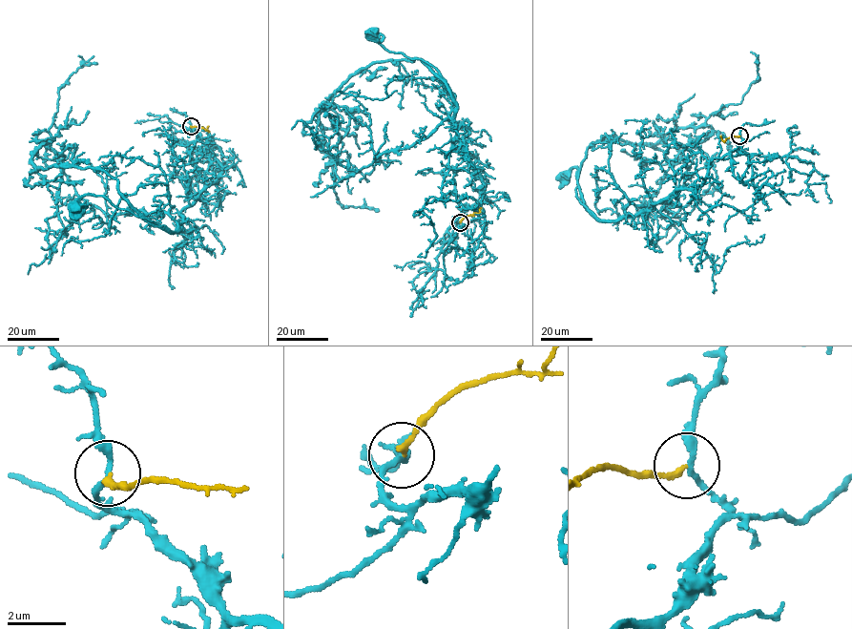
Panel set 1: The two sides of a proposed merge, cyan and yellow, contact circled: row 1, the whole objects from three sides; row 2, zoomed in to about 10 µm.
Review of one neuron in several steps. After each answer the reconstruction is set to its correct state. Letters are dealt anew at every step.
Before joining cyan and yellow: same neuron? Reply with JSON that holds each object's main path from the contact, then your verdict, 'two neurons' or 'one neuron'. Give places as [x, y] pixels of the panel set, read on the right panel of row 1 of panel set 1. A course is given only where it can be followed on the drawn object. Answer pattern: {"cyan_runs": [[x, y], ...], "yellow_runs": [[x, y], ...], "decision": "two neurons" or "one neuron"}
{"cyan_runs": [[739, 136], [739, 147], [711, 161], [700, 184], [631, 217], [596, 220], [576, 194], [578, 168], [562, 178]], "yellow_runs": [[739, 136], [723, 141], [720, 136]], "decision": "two neurons"}

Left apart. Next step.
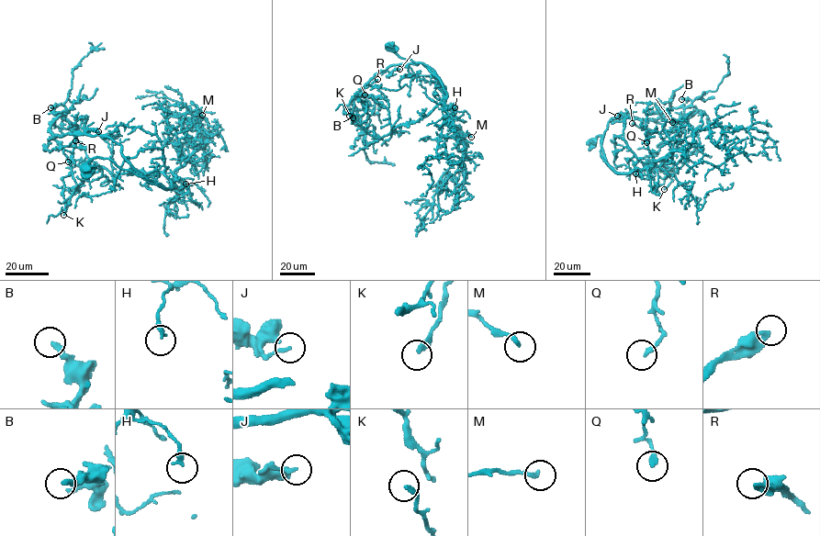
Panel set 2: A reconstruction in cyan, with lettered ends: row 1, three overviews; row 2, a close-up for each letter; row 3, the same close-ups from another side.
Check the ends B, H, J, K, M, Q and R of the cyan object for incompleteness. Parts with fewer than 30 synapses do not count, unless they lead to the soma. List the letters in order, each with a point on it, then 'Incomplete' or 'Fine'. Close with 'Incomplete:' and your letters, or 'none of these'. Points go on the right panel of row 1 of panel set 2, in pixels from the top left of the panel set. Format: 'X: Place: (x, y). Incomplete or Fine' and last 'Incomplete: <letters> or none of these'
B: Place: (681, 99). Fine
H: Place: (635, 173). Fine
J: Place: (617, 116). Fine
K: Place: (664, 189). Fine
M: Place: (672, 122). Fine
Q: Place: (646, 142). Fine
R: Place: (632, 123). Fine
Incomplete: none of these

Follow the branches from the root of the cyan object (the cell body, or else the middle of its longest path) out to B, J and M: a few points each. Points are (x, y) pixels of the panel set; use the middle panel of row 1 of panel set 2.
B: (388, 46), (400, 57), (424, 63), (435, 73), (419, 62), (383, 69), (353, 101), (362, 129), (353, 117)
J: (388, 46), (400, 57), (424, 63), (435, 73), (419, 62), (393, 64), (386, 70), (389, 72), (399, 69)
M: (388, 46), (401, 58), (432, 68), (446, 94), (444, 122), (460, 139), (455, 125), (471, 137)

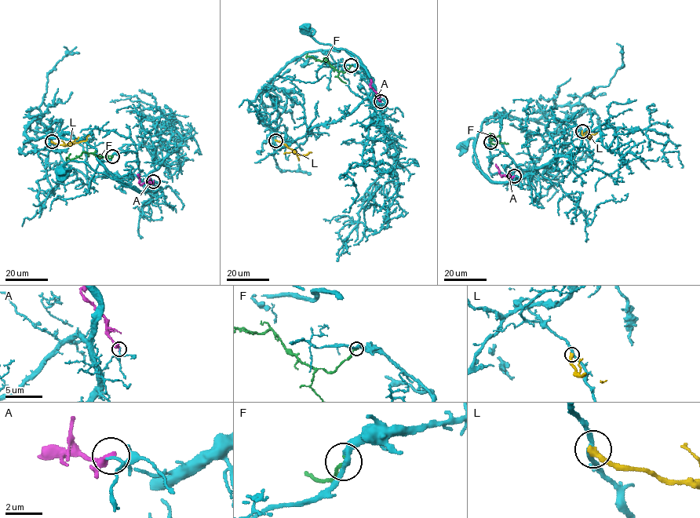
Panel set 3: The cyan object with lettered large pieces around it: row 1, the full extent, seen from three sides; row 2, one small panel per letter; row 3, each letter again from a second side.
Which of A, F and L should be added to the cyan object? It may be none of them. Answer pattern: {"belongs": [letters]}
{"belongs": ["F"]}

